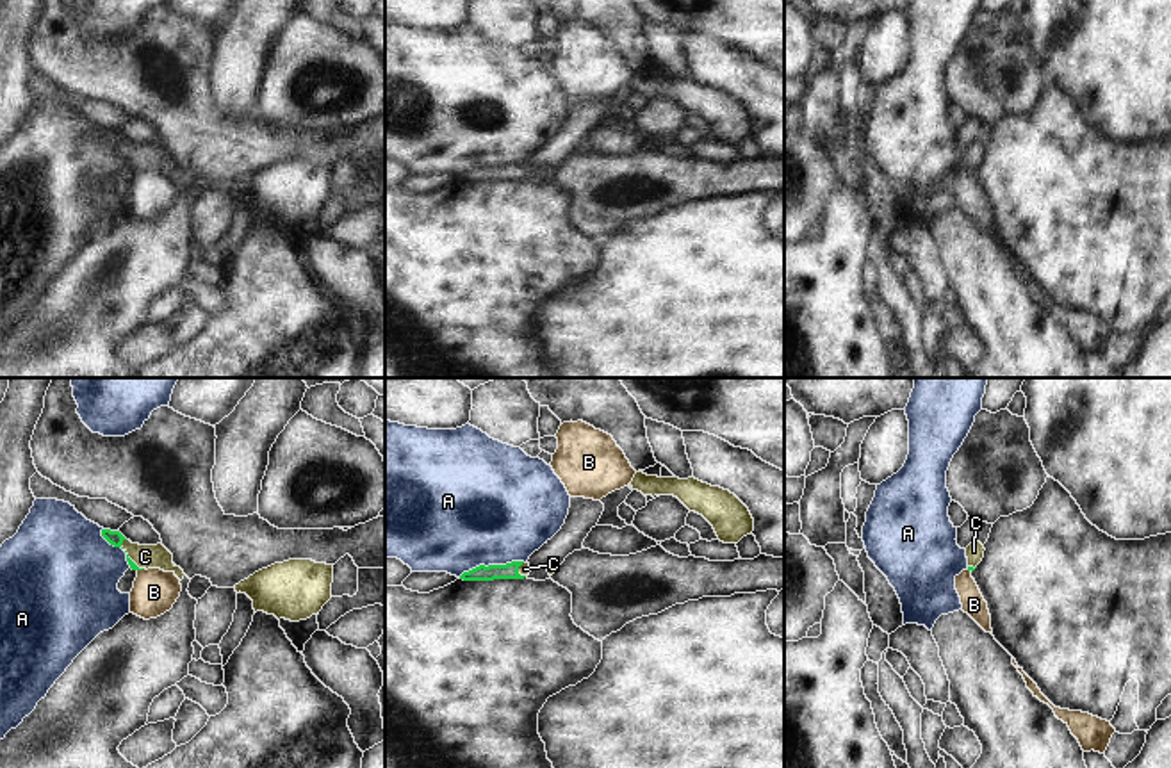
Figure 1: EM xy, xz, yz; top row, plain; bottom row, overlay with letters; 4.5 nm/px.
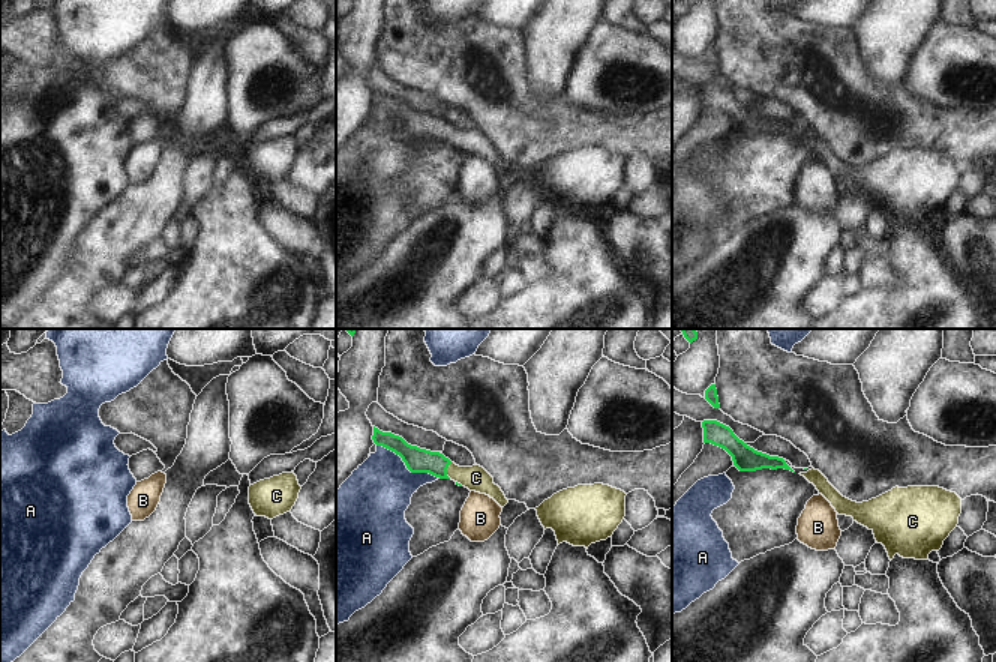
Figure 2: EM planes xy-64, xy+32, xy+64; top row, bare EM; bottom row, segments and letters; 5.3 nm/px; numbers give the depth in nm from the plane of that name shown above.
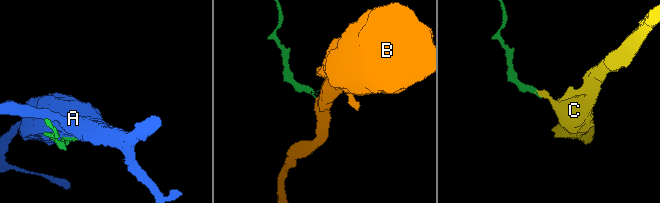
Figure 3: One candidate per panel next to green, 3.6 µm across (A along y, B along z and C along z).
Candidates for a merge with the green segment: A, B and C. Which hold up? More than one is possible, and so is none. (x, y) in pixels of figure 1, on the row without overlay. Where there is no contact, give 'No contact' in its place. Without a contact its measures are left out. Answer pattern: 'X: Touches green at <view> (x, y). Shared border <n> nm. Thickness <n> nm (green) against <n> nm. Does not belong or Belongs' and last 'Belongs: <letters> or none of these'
A: Touches green at xz (491, 166). Shared border 320 nm. Thickness 80 nm (green) against 500 nm. Does not belong
B: Touches green at xy (139, 170). Shared border 30 nm. Thickness 30 nm (green) against 200 nm. Does not belong
C: Touches green at xy (127, 155). Shared border 170 nm. Thickness 30 nm (green) against 110 nm. Belongs
Belongs: C

